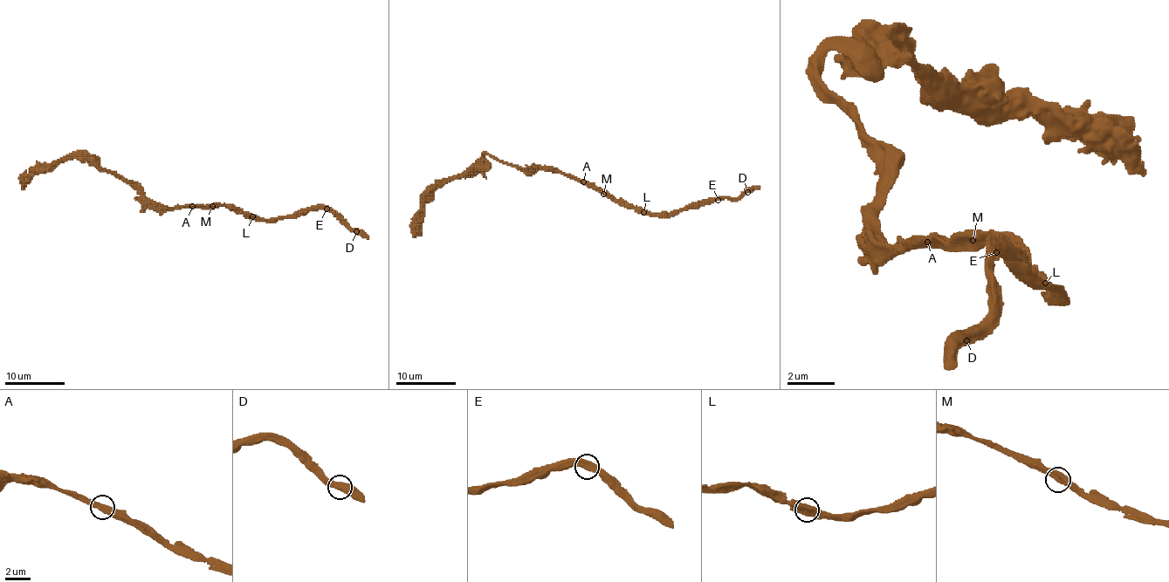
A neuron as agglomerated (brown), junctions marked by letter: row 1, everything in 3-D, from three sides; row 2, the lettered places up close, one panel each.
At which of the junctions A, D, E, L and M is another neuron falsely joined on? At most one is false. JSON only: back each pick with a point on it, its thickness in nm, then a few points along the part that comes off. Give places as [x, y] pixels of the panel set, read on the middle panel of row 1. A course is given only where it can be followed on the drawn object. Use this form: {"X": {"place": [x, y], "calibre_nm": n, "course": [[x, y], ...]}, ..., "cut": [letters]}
{"cut": []}

